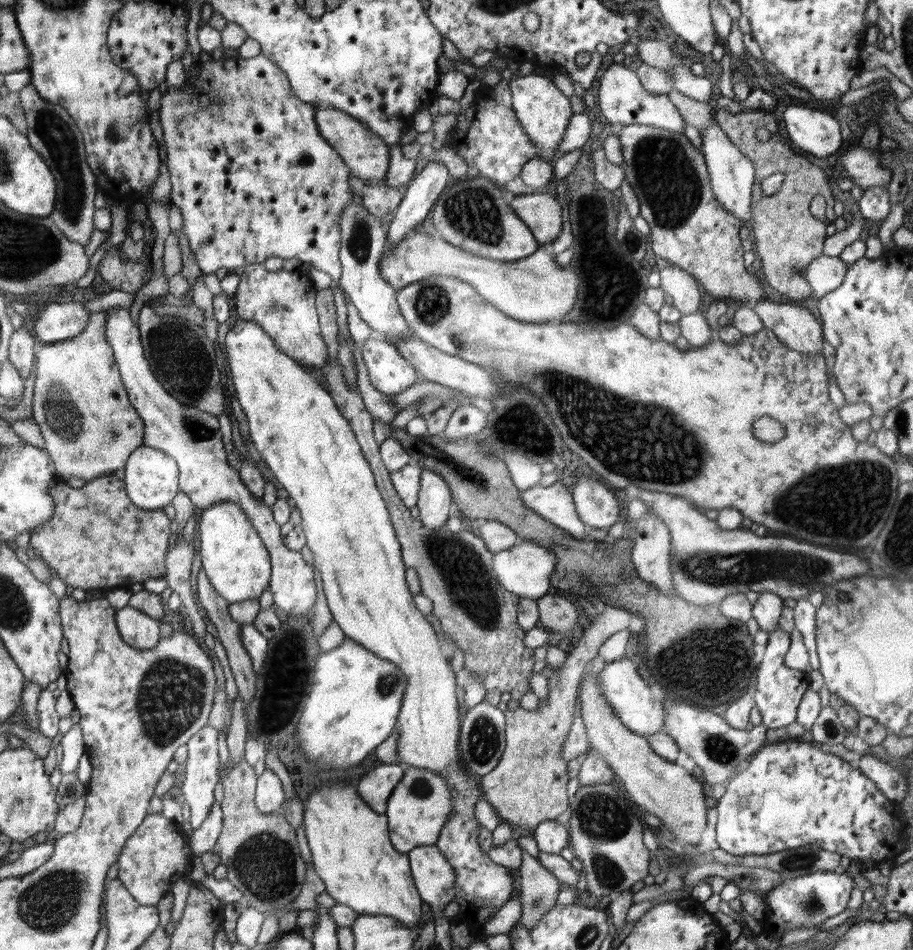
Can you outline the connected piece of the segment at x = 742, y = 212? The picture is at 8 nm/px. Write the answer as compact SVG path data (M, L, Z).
M713 119L700 132L702 138L702 154L705 156L707 171L709 172L711 189L718 202L736 216L742 225L752 228L752 187L755 179L754 165L730 142L726 132Z

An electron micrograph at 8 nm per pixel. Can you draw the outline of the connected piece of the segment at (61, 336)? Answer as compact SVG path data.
M80 302L50 303L34 319L34 332L39 344L75 338L88 325L90 312Z

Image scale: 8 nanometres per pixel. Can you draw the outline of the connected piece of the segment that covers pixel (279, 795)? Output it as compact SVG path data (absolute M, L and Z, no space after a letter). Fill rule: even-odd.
M267 769L257 778L255 806L261 814L281 812L286 800L281 781L273 771Z

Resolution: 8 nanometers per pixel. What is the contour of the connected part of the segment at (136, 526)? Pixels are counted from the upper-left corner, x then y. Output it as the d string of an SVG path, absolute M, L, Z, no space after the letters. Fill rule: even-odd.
M54 474L50 495L54 497L54 516L29 533L30 544L54 572L54 576L72 588L96 590L97 588L130 588L136 582L164 579L168 546L174 543L170 534L170 518L161 509L144 510L132 504L124 490L124 481L115 474L106 474L86 482L82 488L71 488L68 482Z

